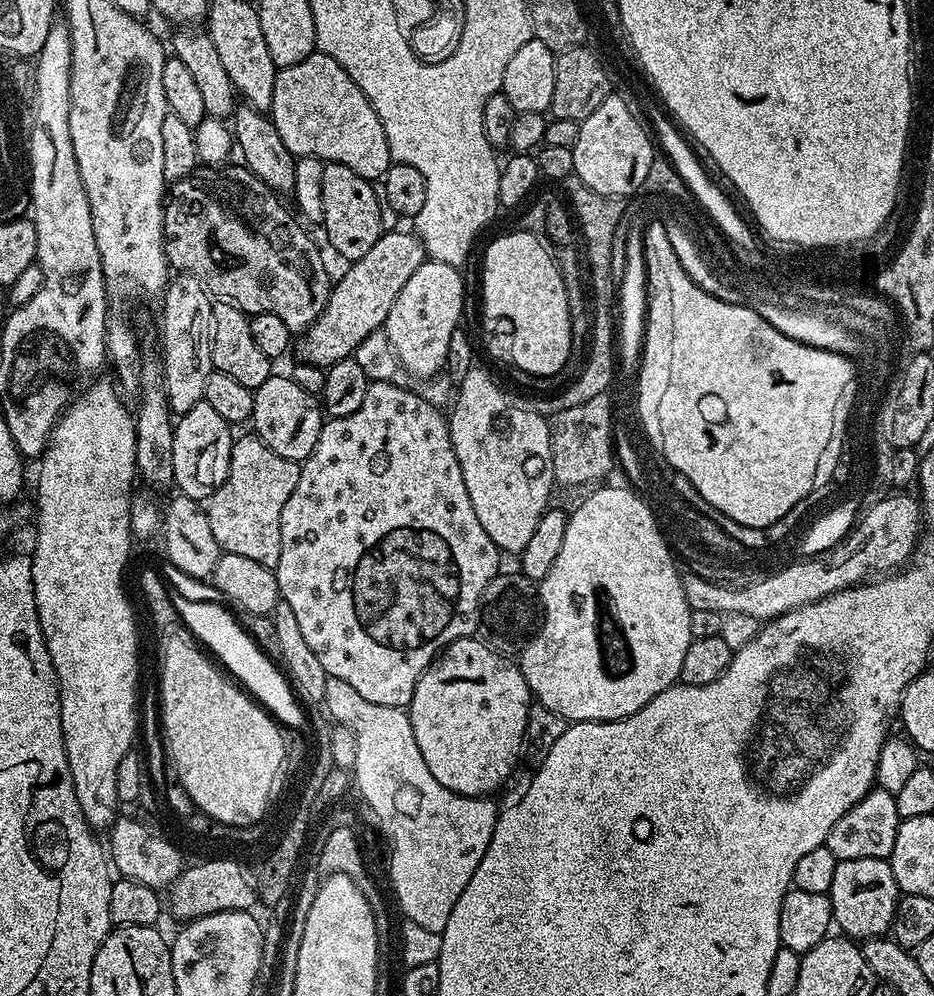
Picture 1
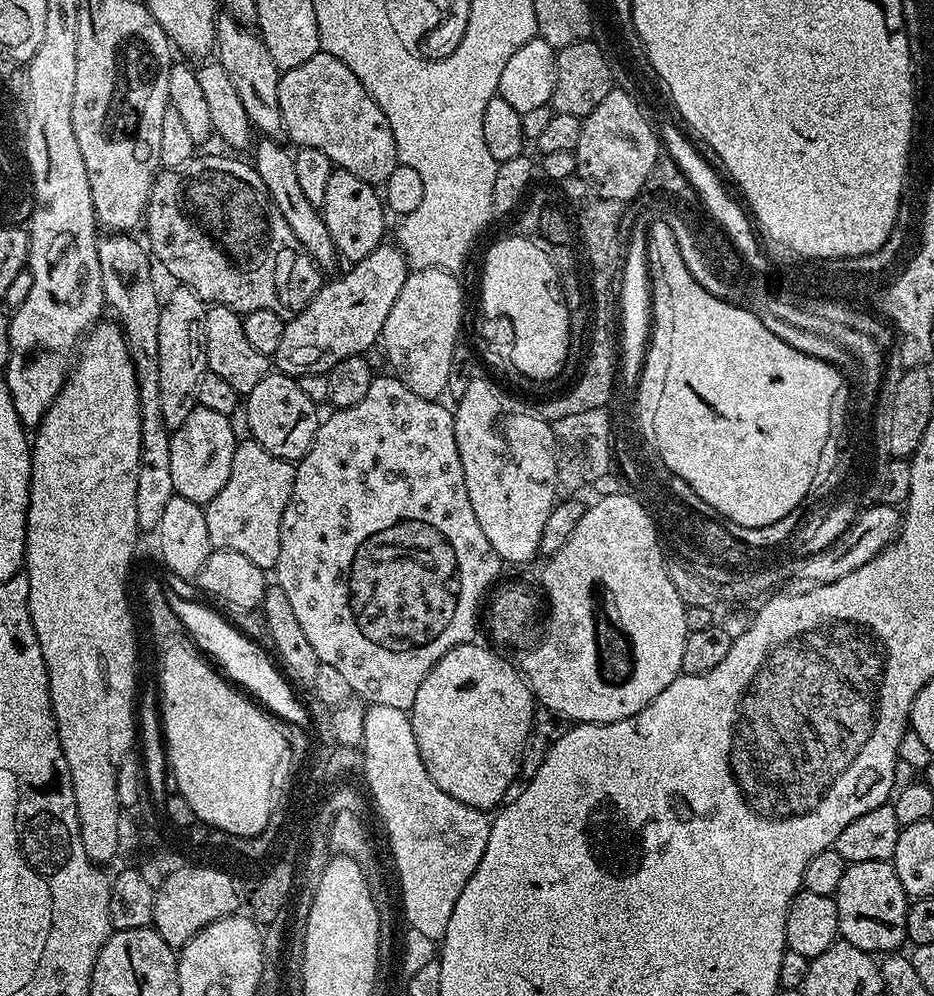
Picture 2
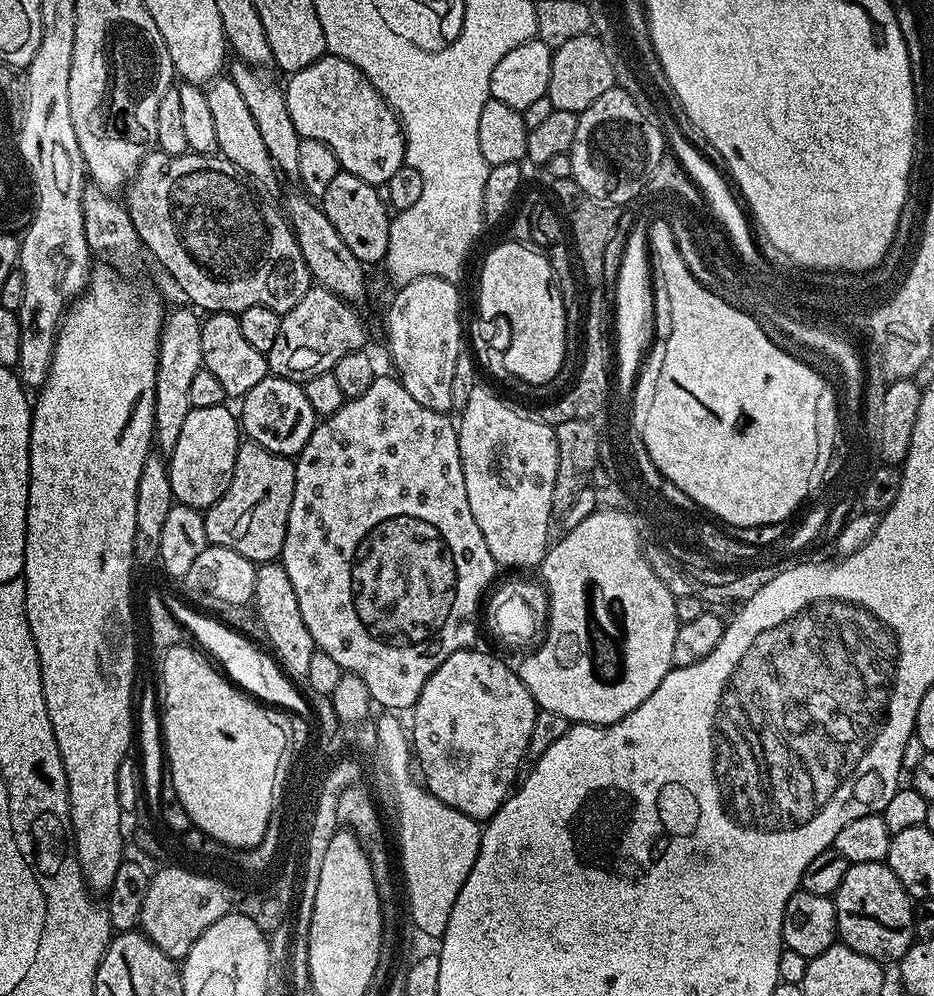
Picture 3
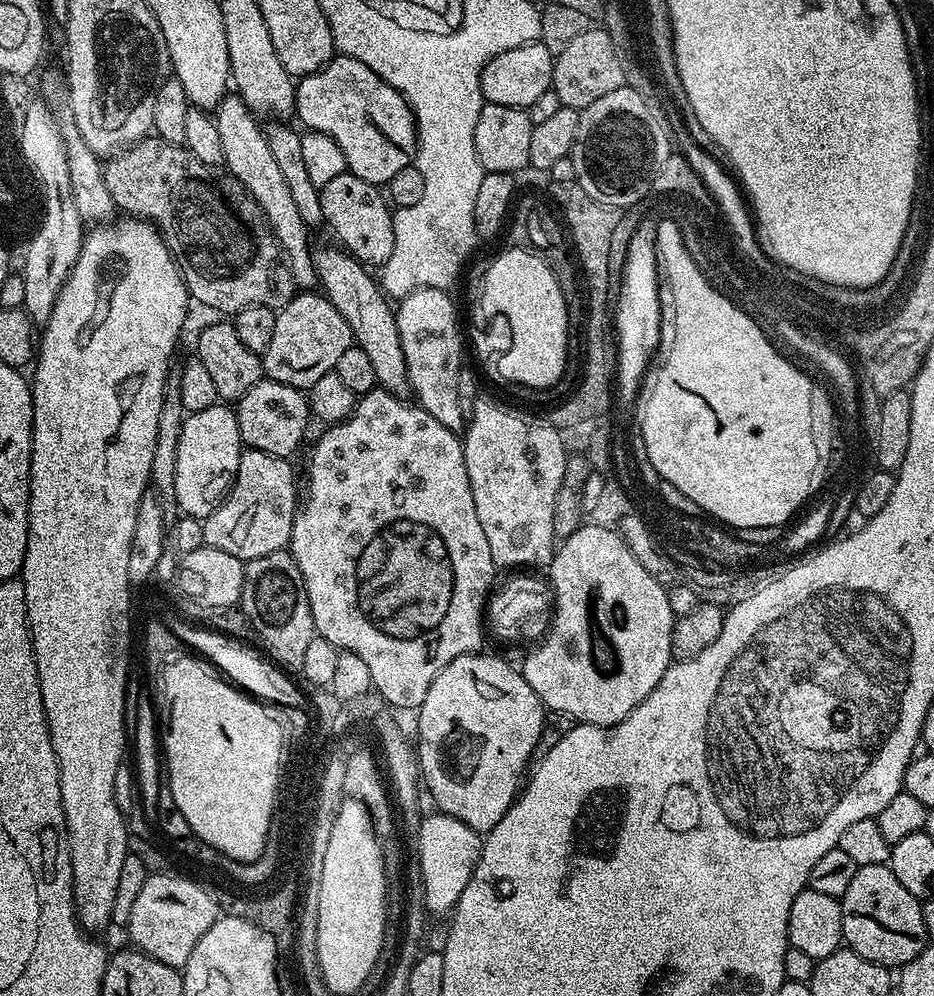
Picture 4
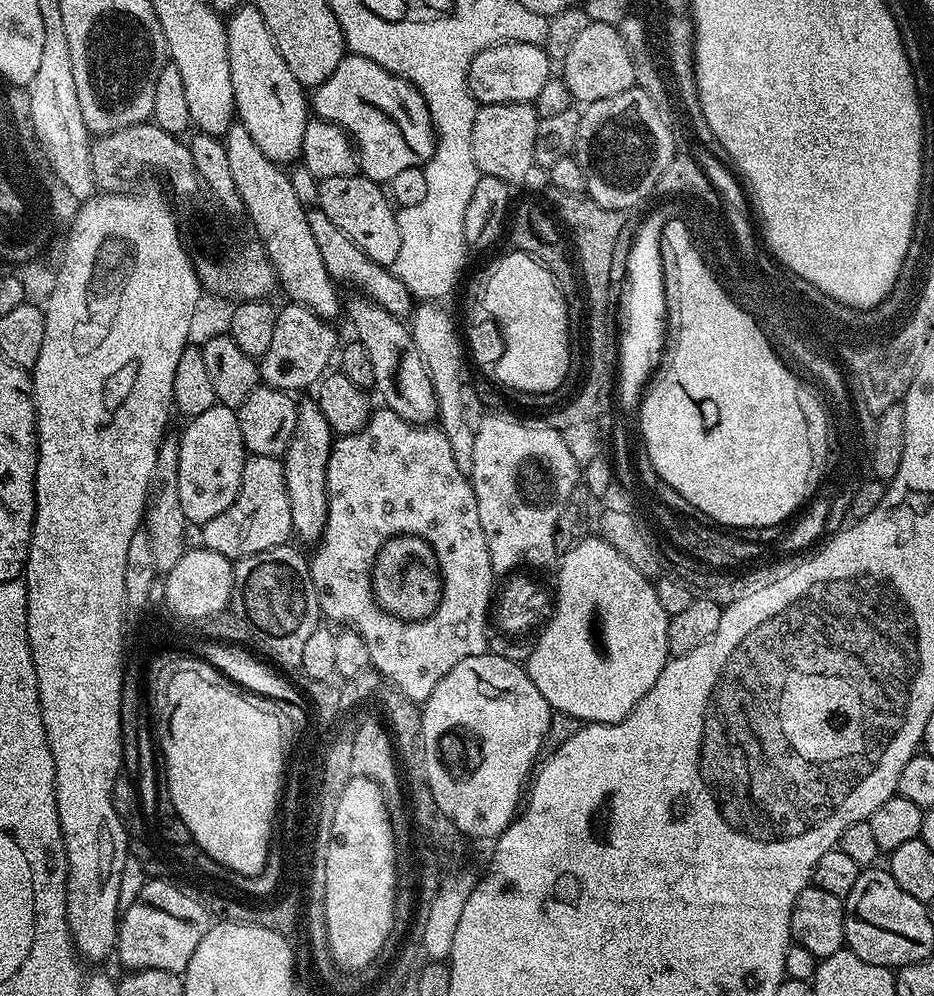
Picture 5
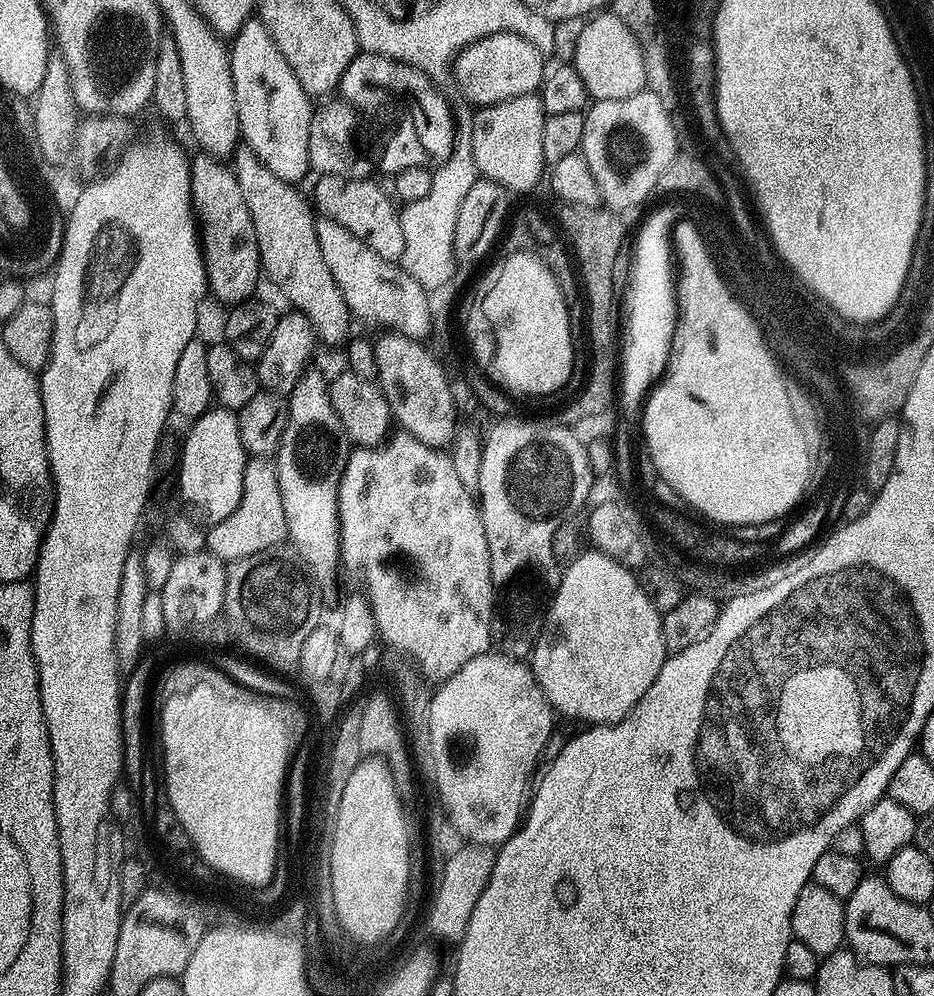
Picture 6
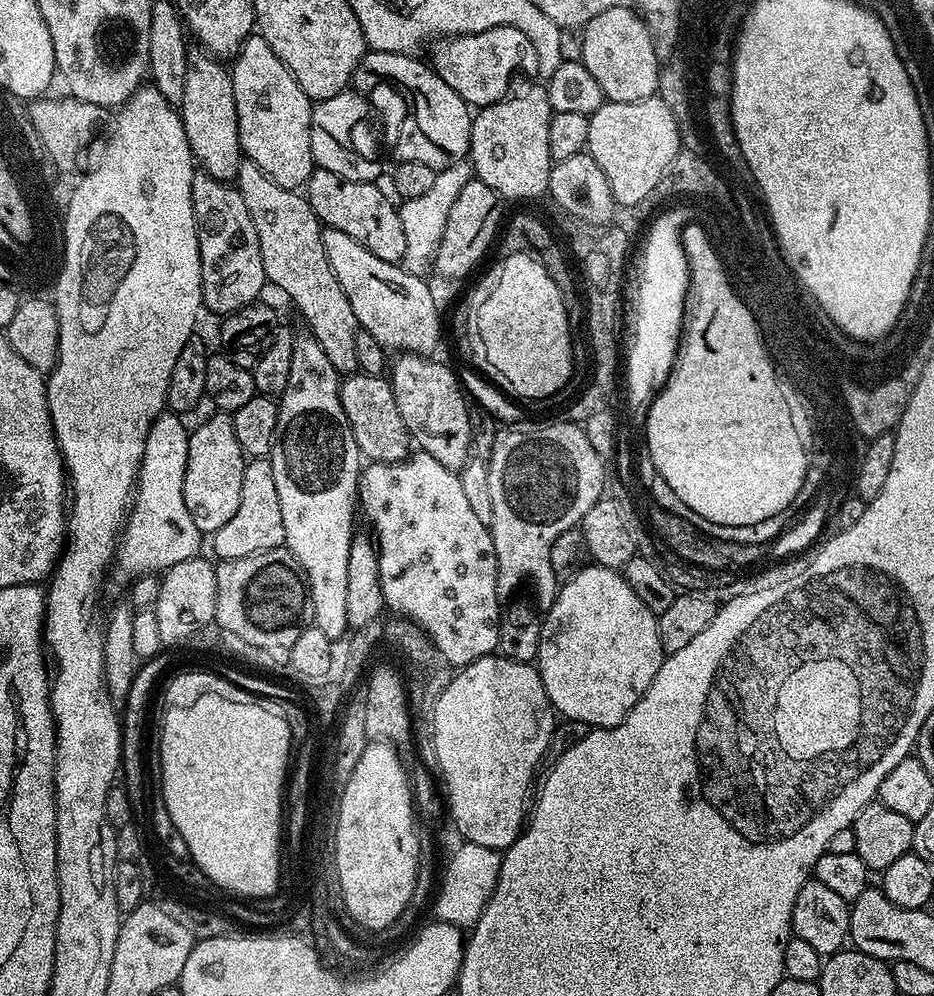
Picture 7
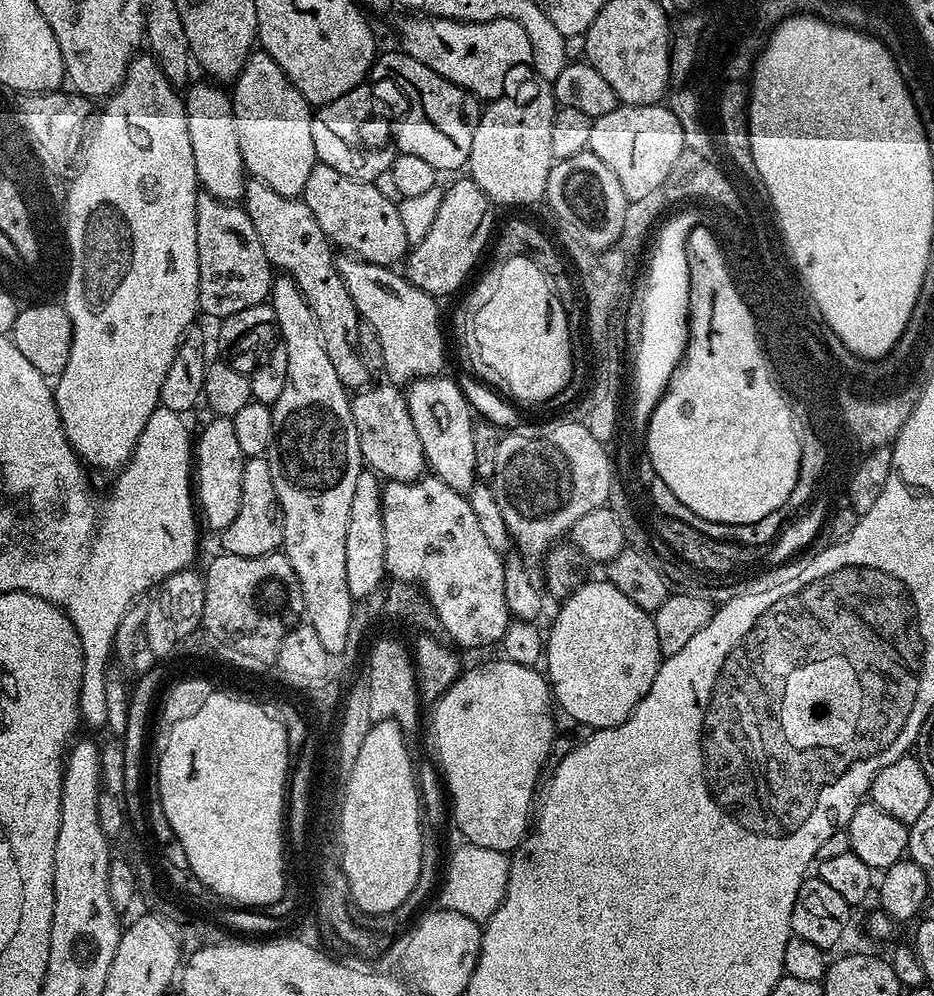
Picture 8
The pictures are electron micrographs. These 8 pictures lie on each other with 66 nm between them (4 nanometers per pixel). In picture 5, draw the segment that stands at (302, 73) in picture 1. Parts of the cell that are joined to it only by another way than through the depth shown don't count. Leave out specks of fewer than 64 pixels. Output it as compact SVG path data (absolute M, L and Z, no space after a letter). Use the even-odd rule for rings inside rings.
M346 54L342 62L338 62L338 70L311 93L310 108L319 119L340 125L357 145L366 143L383 130L384 124L380 121L383 116L396 127L396 133L384 144L388 152L379 156L379 146L372 144L368 148L368 160L359 161L359 171L377 182L387 182L401 170L427 164L438 143L432 109L419 88L409 80L390 74L378 66L378 62L370 62L370 58Z

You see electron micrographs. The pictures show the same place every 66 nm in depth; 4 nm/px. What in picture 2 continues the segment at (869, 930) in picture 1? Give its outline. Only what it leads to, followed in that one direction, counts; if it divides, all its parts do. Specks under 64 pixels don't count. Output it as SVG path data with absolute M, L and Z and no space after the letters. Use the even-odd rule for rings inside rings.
M883 860L882 862L858 862L857 864L848 864L842 874L842 882L838 882L838 890L835 897L838 906L838 926L840 927L839 939L848 944L858 946L858 950L869 954L892 954L905 947L908 935L906 934L906 914L910 897L898 882L898 874L894 870L891 862Z

